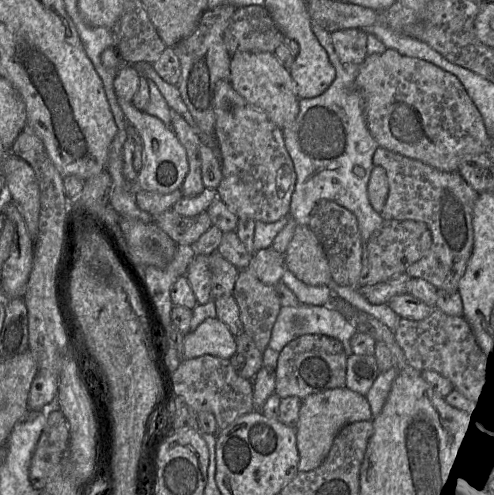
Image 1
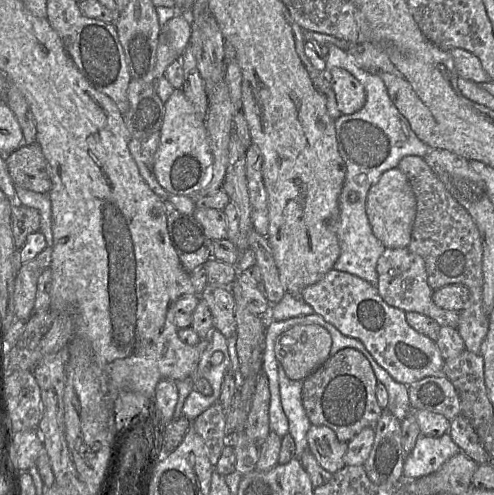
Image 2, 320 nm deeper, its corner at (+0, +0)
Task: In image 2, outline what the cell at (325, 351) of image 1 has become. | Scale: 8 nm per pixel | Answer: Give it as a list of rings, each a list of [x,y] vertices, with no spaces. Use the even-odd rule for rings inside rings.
[[[357,349],[339,350],[302,383],[302,403],[312,425],[329,427],[346,443],[366,427],[375,429],[383,410],[376,396],[378,380],[367,358]]]

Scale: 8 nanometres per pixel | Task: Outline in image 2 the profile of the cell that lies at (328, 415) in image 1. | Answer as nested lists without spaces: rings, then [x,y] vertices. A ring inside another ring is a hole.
[[[311,425],[307,432],[308,447],[322,468],[334,474],[344,466],[348,443],[340,441],[327,426]]]

